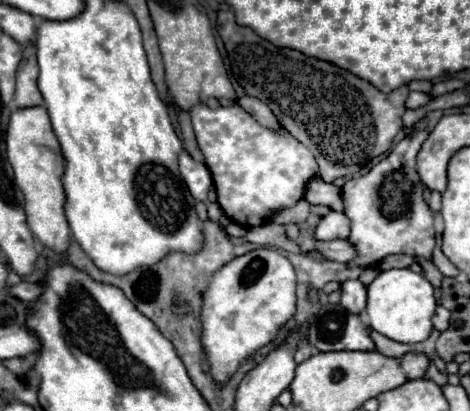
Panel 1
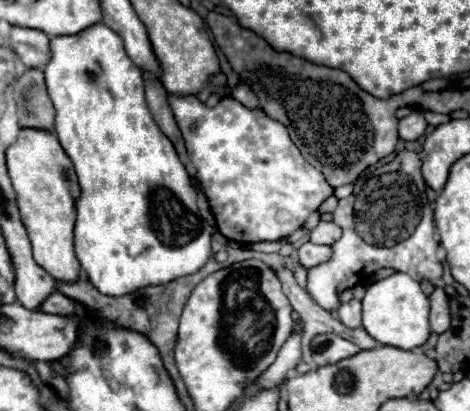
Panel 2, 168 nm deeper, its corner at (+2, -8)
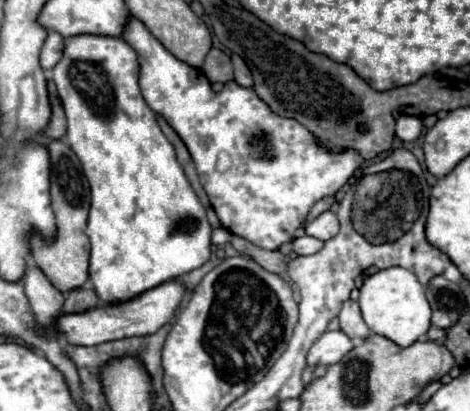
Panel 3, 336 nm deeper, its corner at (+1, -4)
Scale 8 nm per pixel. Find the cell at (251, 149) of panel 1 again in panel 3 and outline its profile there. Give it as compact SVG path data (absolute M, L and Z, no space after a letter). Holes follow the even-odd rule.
M133 16L129 18L123 40L139 56L139 86L145 102L185 142L201 186L221 226L231 234L251 240L259 248L279 250L281 244L293 240L295 230L305 222L311 206L323 196L337 194L361 166L363 158L359 152L329 152L303 124L273 114L255 96L253 88L243 88L231 80L221 92L213 94L201 70L177 60ZM255 136L265 136L271 144L267 156L261 152L261 144L253 144Z

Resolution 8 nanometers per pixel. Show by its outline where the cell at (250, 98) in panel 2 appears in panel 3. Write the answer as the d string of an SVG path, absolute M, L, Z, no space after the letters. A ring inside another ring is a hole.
M233 54L231 58L233 58L233 68L235 68L235 82L237 82L239 86L245 86L245 88L253 86L251 70L249 70L249 68L247 68L247 64L243 62L243 58L241 58L241 56L237 56L237 54Z

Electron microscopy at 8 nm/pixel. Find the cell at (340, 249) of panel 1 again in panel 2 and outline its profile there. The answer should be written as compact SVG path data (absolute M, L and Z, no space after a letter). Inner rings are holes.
M306 242L298 250L298 258L300 258L300 264L304 268L314 268L314 266L324 264L324 262L328 262L332 258L332 248L330 246L318 246L318 244Z

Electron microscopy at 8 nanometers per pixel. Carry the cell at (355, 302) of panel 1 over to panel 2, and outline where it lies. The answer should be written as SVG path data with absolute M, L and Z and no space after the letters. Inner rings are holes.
M352 298L350 302L340 304L338 314L340 314L342 324L346 324L348 328L360 328L362 326L362 304L360 304L360 300Z

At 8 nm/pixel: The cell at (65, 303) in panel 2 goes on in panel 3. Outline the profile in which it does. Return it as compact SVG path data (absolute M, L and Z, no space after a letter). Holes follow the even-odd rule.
M75 288L75 290L71 290L71 292L65 296L63 312L65 312L65 314L79 314L79 312L85 312L85 310L95 308L97 302L99 302L99 298L97 298L97 294L95 294L93 290Z

